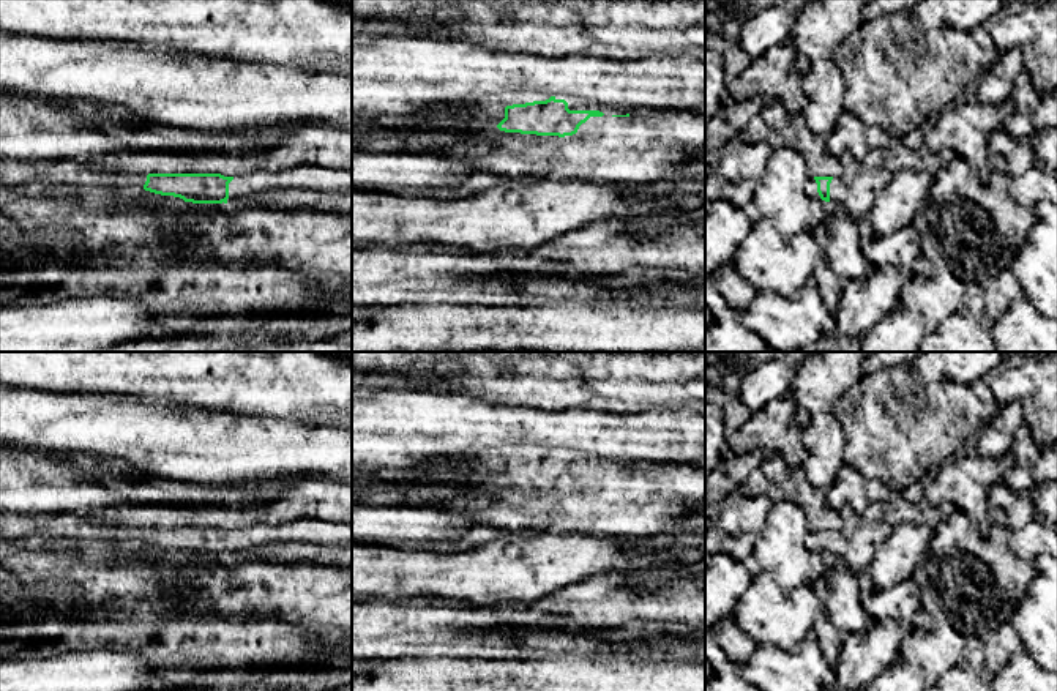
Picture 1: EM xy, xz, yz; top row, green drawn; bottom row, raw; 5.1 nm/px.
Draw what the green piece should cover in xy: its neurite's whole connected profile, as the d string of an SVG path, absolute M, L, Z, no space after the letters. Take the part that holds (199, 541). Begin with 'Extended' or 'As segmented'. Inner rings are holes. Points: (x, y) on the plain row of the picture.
Extended. M301 517L278 527L260 524L245 530L148 527L144 543L192 557L240 557L249 549L287 543L352 547L352 525L319 517Z

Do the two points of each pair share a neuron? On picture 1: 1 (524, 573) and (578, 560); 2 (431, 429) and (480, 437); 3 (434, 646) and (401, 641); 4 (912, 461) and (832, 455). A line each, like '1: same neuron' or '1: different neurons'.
1: same neuron
2: same neuron
3: same neuron
4: different neurons

